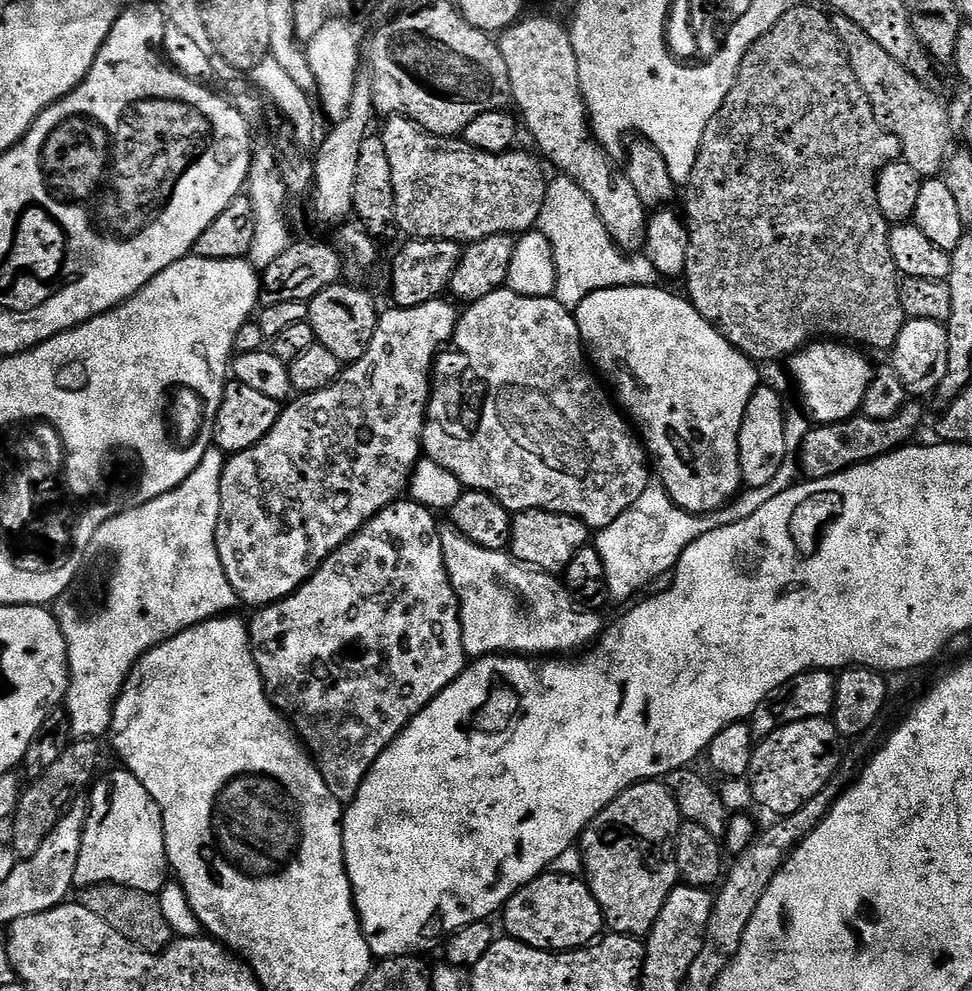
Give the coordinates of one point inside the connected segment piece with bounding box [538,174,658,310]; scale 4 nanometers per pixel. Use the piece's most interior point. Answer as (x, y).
(586, 258)

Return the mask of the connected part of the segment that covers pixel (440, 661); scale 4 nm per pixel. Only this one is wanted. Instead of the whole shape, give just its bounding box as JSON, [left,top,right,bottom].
[250,498,466,806]

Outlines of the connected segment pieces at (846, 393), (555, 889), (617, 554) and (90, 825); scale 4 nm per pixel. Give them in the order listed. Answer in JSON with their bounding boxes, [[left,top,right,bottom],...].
[[789,340,874,424],[502,870,606,952],[594,458,798,600],[74,770,170,894]]

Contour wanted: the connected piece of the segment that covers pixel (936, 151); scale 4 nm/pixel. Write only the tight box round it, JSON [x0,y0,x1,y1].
[834,15,953,178]

